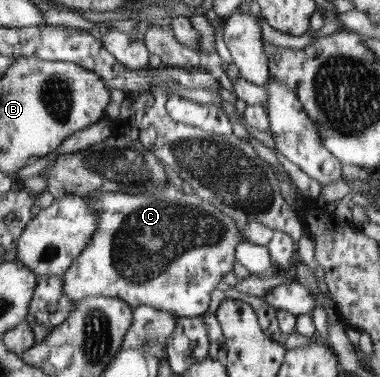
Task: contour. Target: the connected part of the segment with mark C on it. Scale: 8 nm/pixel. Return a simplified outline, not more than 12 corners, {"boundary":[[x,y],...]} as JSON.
{"boundary":[[166,183],[90,191],[63,274],[177,317],[234,271],[240,224]]}

